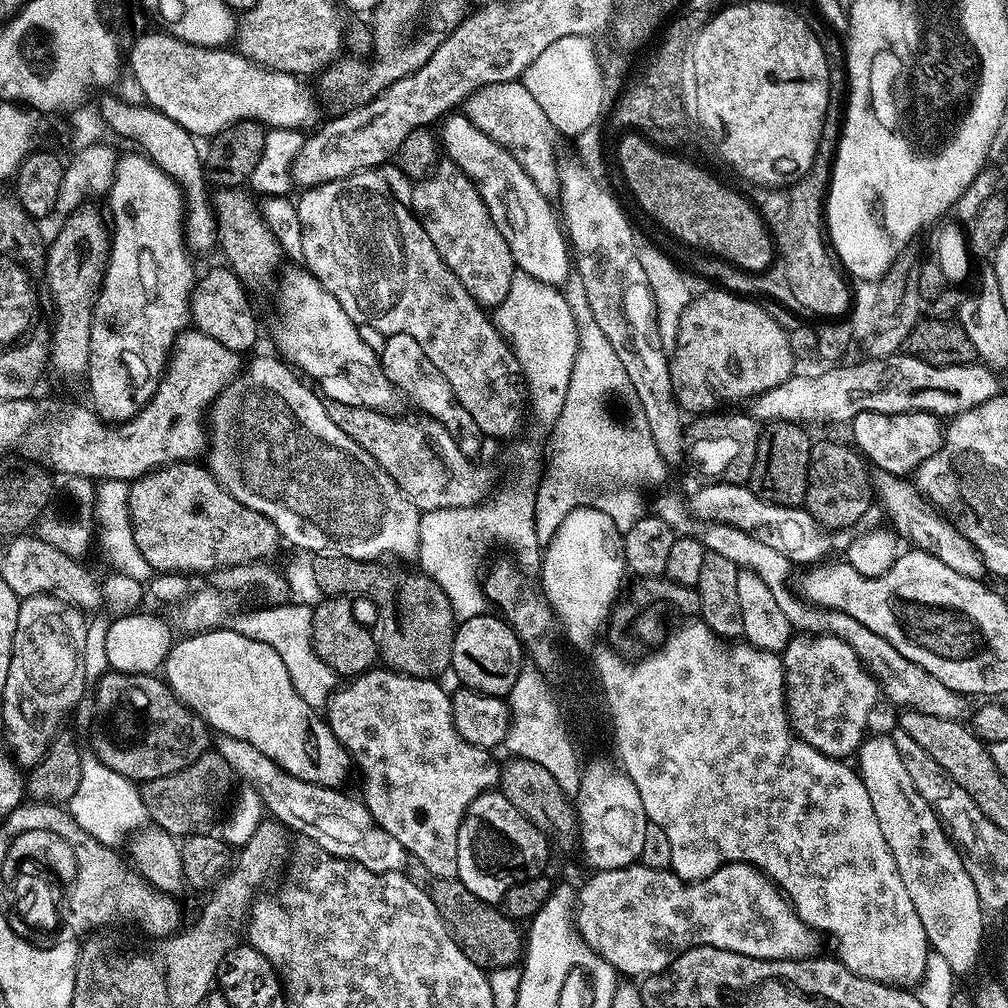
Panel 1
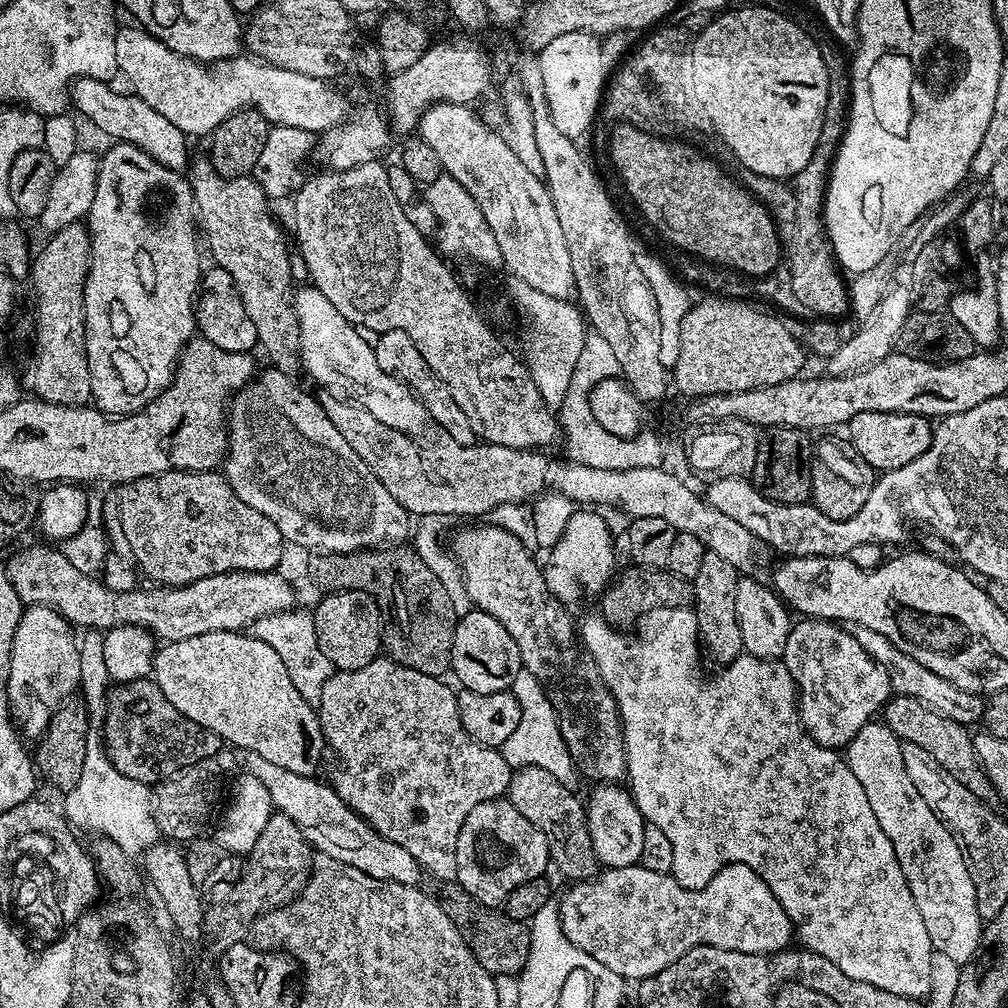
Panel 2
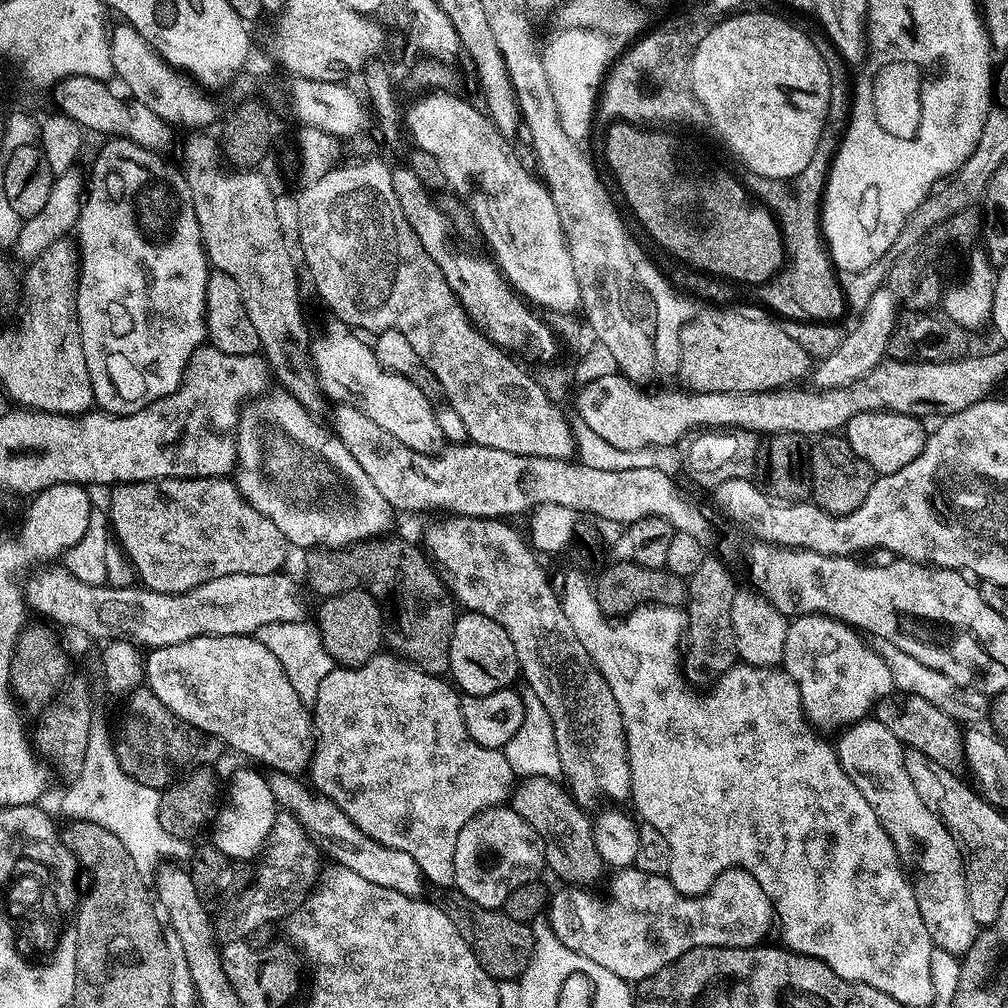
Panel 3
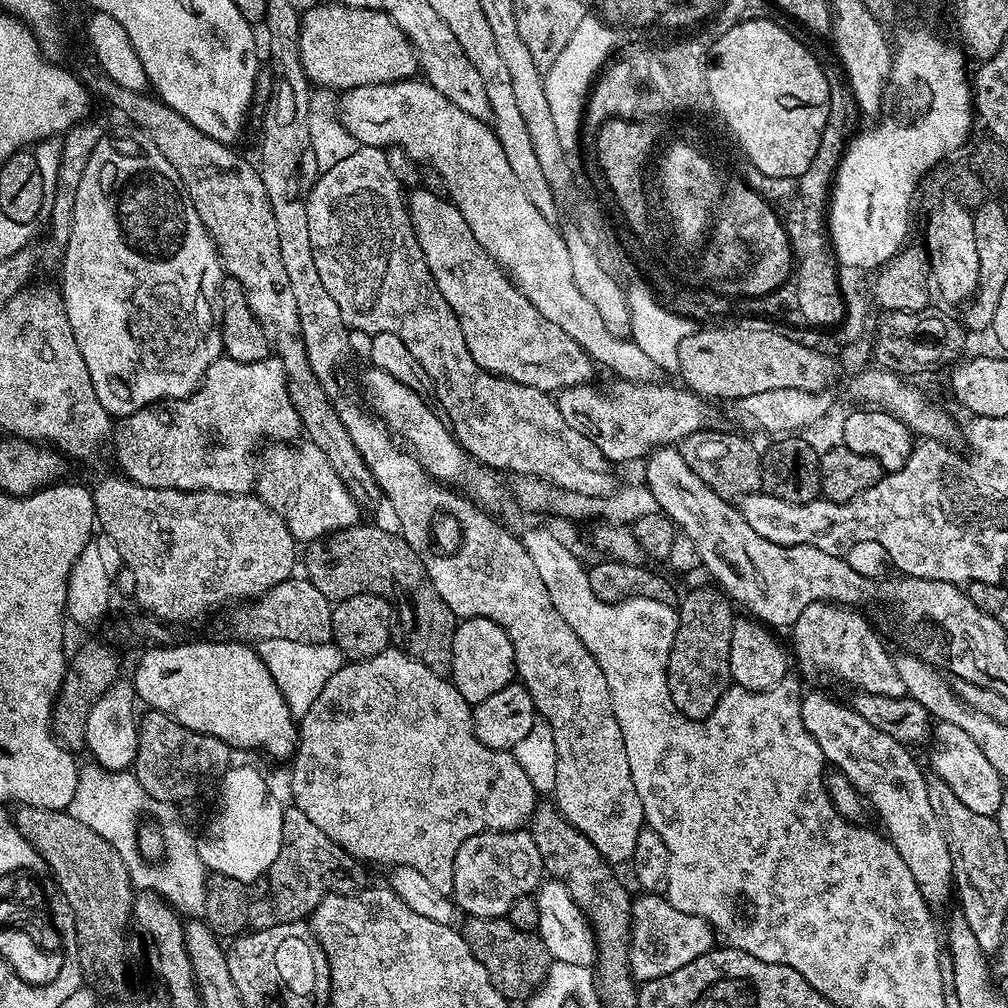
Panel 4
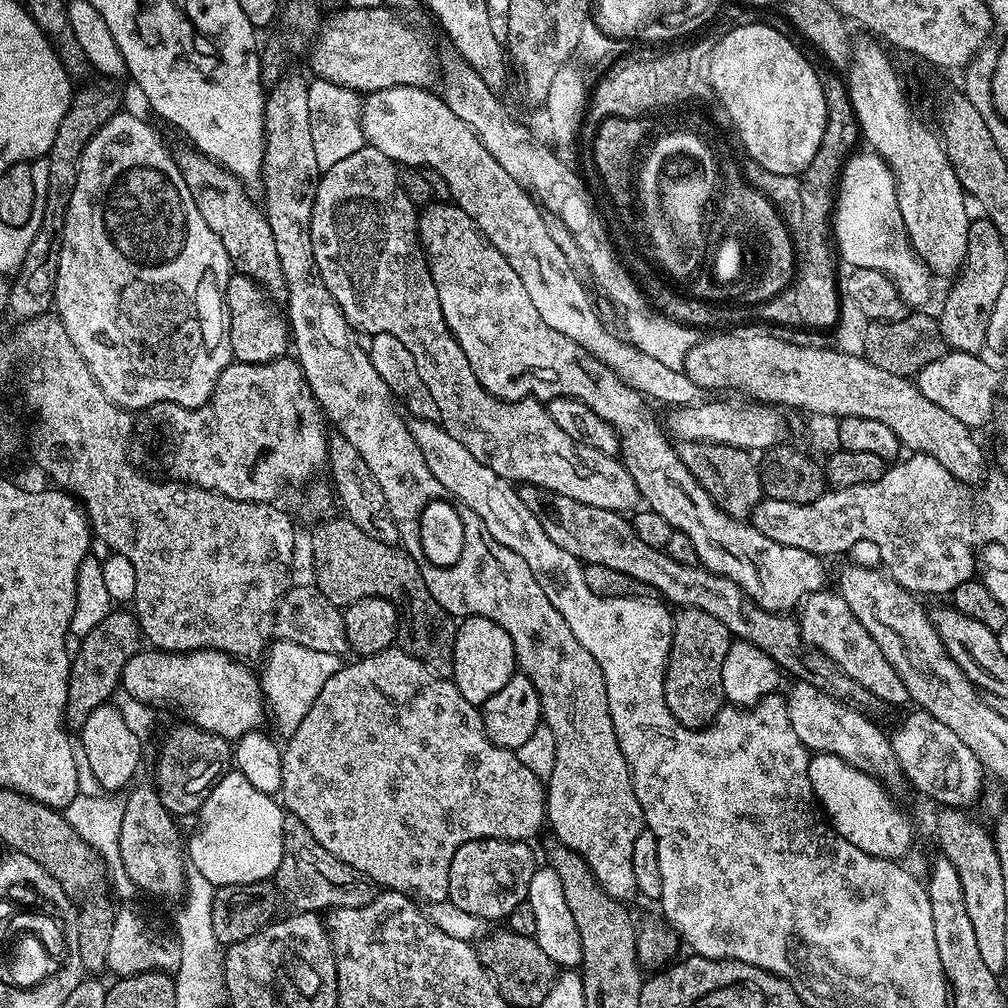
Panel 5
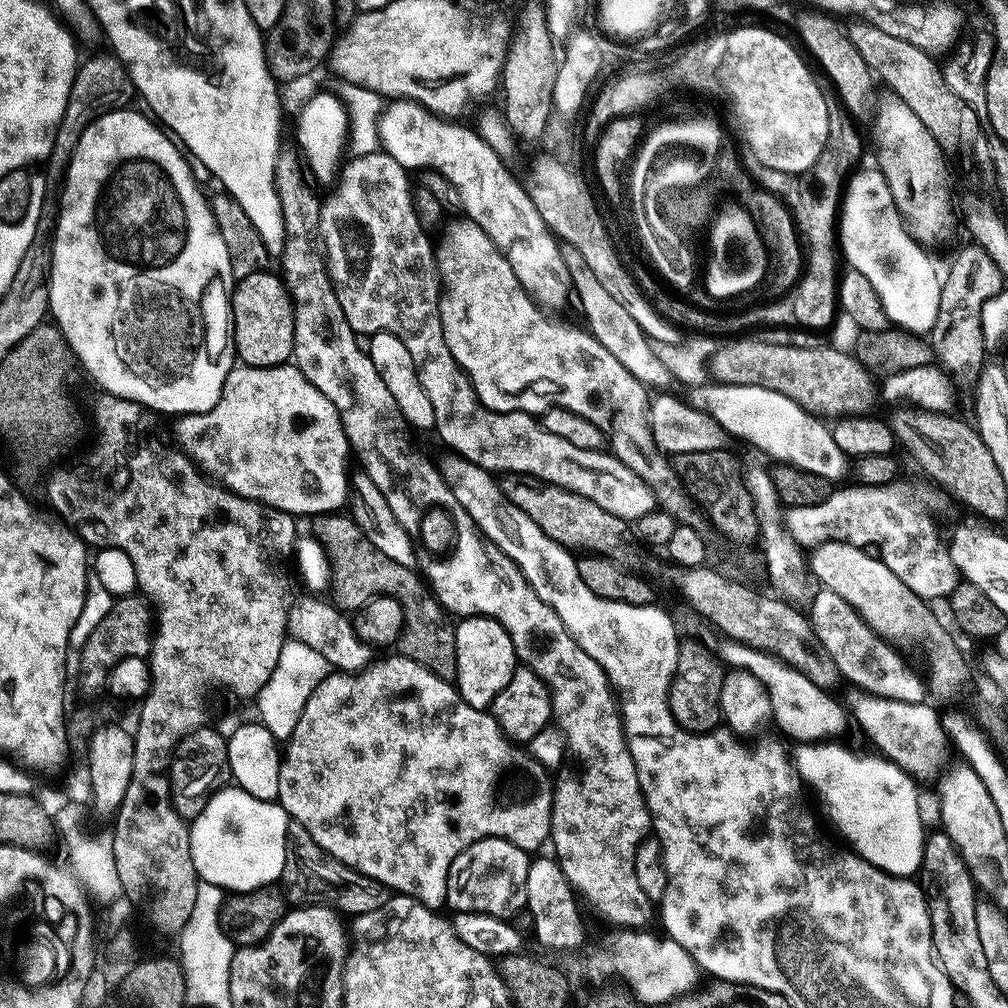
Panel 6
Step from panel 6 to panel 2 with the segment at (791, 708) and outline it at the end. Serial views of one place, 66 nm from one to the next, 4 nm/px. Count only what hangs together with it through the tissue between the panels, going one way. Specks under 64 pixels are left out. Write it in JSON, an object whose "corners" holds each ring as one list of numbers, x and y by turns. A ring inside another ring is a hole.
{"corners":[[869,722,855,735,845,749,844,757,858,778,862,788,873,807,874,818,878,826,886,833,886,838,894,846,894,854,898,858,898,866,902,866,902,874,910,886,910,894,914,898,914,906,918,906,918,914,922,914,922,923,930,934,930,942,935,950,941,951,954,962,963,966,980,951,980,934,982,921,978,914,978,904,974,898,974,882,970,882,970,870,964,861,964,851,960,848,954,835,933,811,924,796,912,783,911,774,904,766,900,738,889,730,882,722]]}

